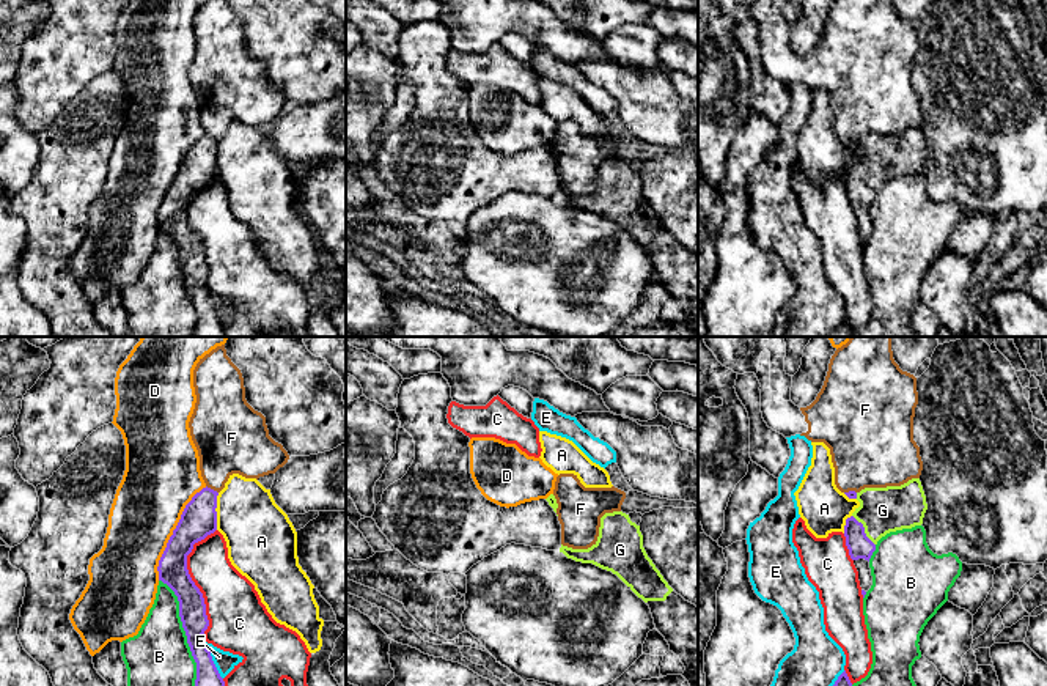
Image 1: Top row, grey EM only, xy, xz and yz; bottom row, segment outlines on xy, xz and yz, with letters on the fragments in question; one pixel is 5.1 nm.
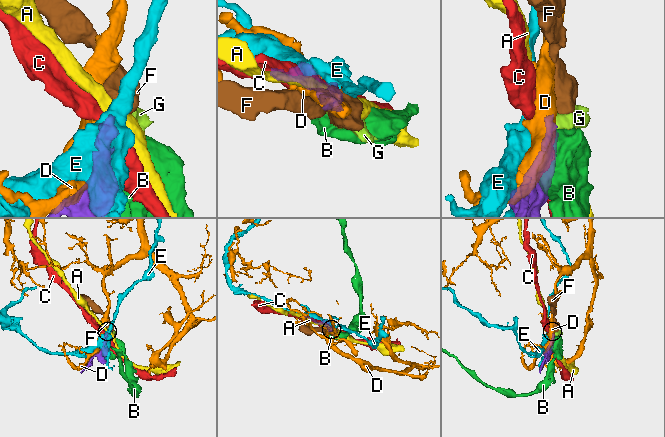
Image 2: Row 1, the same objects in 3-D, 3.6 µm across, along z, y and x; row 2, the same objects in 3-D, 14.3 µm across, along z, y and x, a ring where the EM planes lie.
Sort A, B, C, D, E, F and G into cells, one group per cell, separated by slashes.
A / B / C / D / E / F / G

